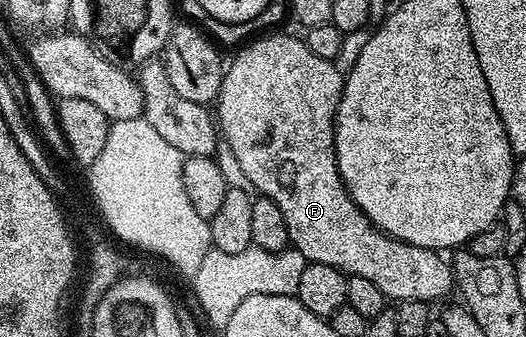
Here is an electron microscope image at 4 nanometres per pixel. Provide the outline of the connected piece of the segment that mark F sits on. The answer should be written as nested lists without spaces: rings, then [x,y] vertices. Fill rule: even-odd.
[[[267,33],[262,37],[256,38],[254,41],[248,42],[242,48],[243,51],[235,60],[226,64],[223,72],[223,80],[221,81],[221,89],[219,90],[219,98],[217,100],[217,108],[219,107],[219,115],[217,111],[217,127],[221,132],[221,139],[227,144],[229,149],[233,151],[233,157],[237,159],[240,165],[241,173],[248,179],[252,188],[260,196],[272,199],[277,205],[277,209],[281,209],[282,215],[285,217],[285,225],[289,229],[289,237],[291,238],[290,246],[296,251],[303,254],[308,263],[320,263],[321,265],[333,265],[333,269],[342,271],[344,275],[360,275],[366,280],[373,281],[374,285],[380,289],[381,293],[388,300],[398,301],[400,299],[412,299],[413,301],[421,301],[422,303],[434,304],[434,299],[443,299],[455,287],[455,277],[452,274],[452,264],[438,251],[427,251],[423,247],[418,247],[412,243],[402,243],[400,239],[392,239],[391,236],[379,230],[372,223],[369,217],[365,217],[365,213],[353,201],[353,197],[348,193],[347,187],[343,184],[343,179],[339,175],[339,166],[335,160],[335,114],[339,108],[341,101],[341,93],[343,92],[344,72],[335,68],[336,64],[330,59],[322,59],[317,57],[317,53],[313,53],[306,45],[302,38],[294,39],[291,35],[271,35],[275,33]]]

